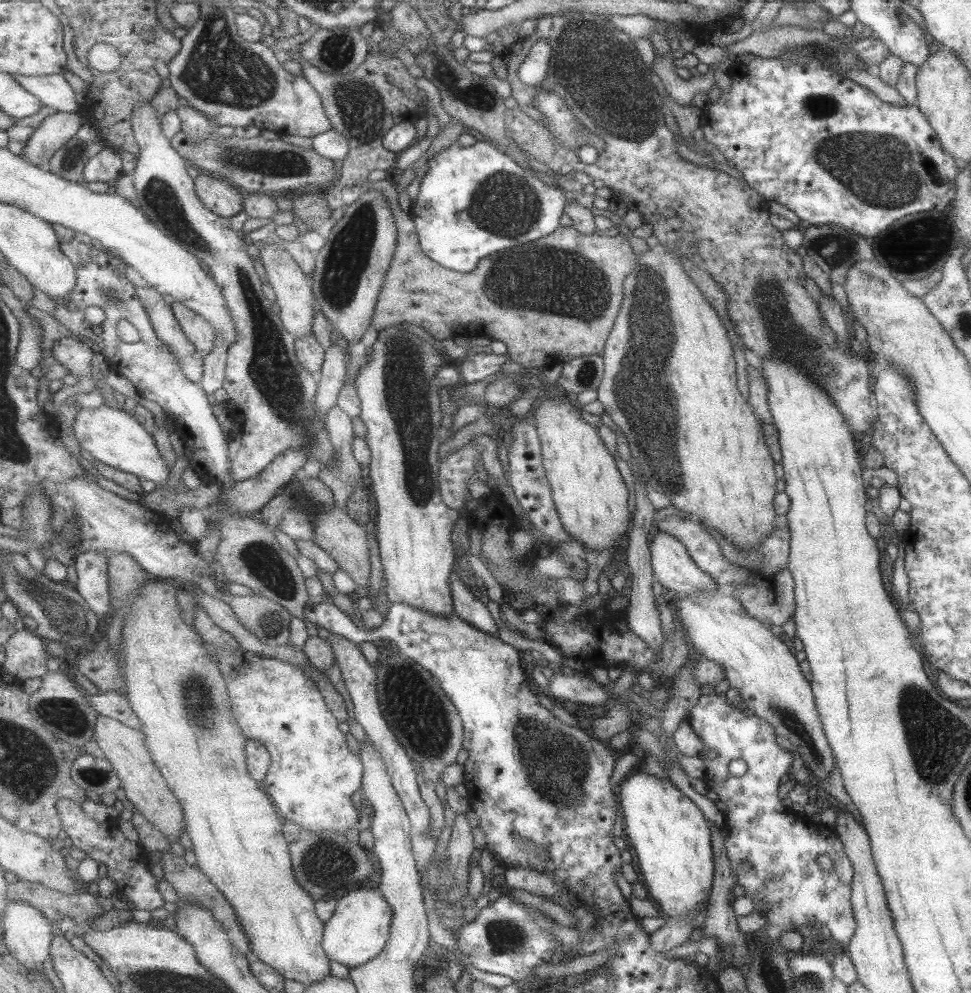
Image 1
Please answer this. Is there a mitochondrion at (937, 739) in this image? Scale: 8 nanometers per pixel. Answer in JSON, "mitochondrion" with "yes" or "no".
{"mitochondrion":"yes"}

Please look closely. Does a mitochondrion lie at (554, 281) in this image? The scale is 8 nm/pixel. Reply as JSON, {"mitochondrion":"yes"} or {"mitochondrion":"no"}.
{"mitochondrion":"yes"}

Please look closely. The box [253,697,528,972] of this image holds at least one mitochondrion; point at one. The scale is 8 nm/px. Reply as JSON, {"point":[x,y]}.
{"point":[326,864]}

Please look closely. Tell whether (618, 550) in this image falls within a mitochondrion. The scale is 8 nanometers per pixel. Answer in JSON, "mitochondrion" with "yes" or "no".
{"mitochondrion":"no"}

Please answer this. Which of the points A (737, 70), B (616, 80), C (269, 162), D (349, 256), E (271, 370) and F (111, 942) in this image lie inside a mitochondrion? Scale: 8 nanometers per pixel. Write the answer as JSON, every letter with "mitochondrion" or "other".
{"A":"other","B":"mitochondrion","C":"mitochondrion","D":"mitochondrion","E":"mitochondrion","F":"other"}

